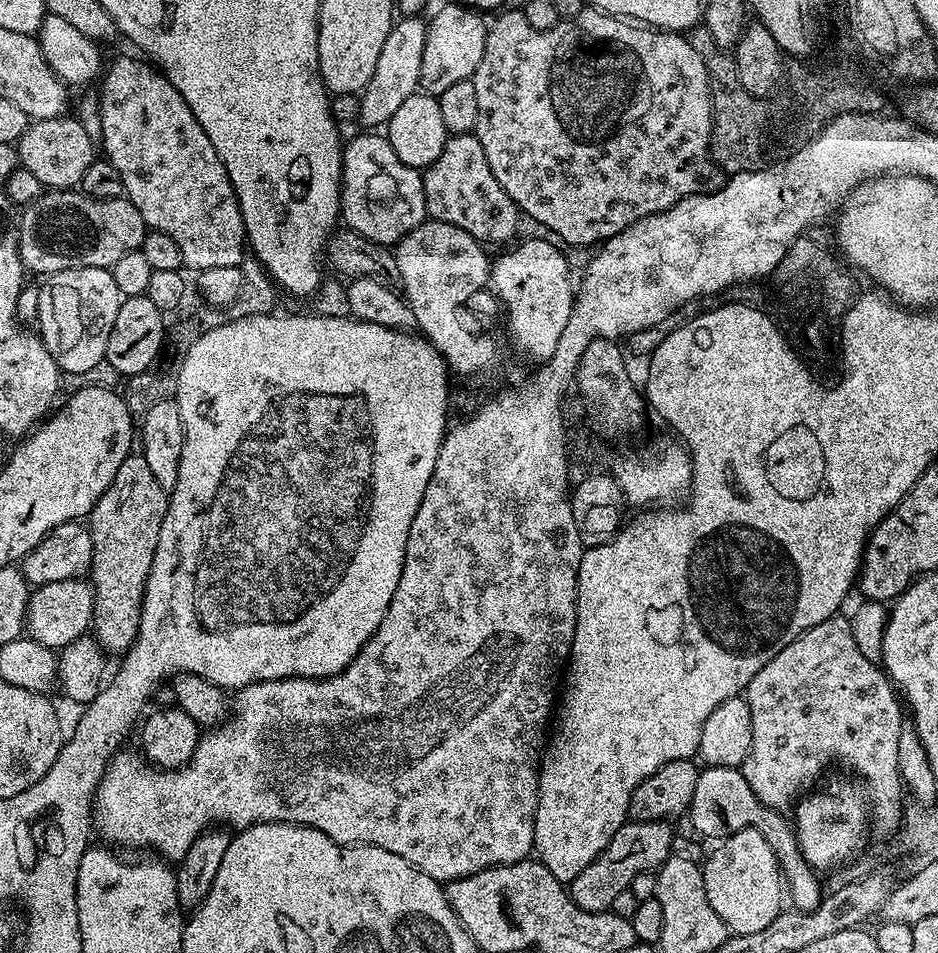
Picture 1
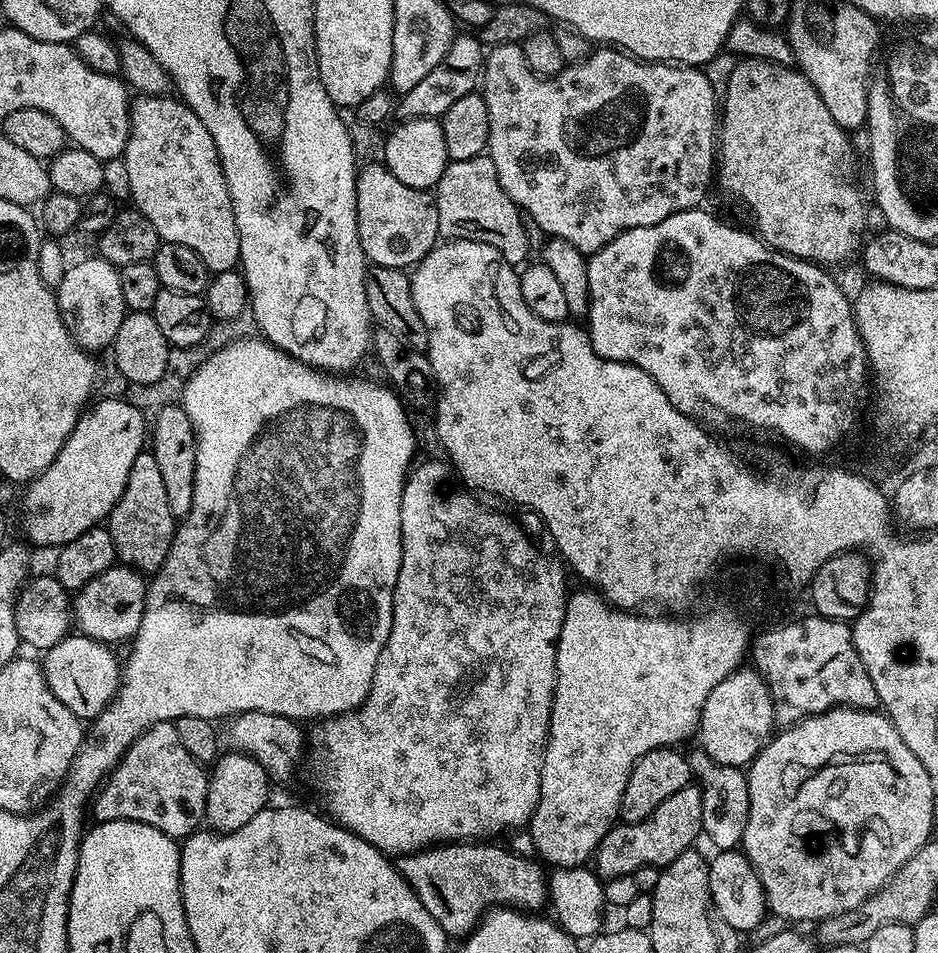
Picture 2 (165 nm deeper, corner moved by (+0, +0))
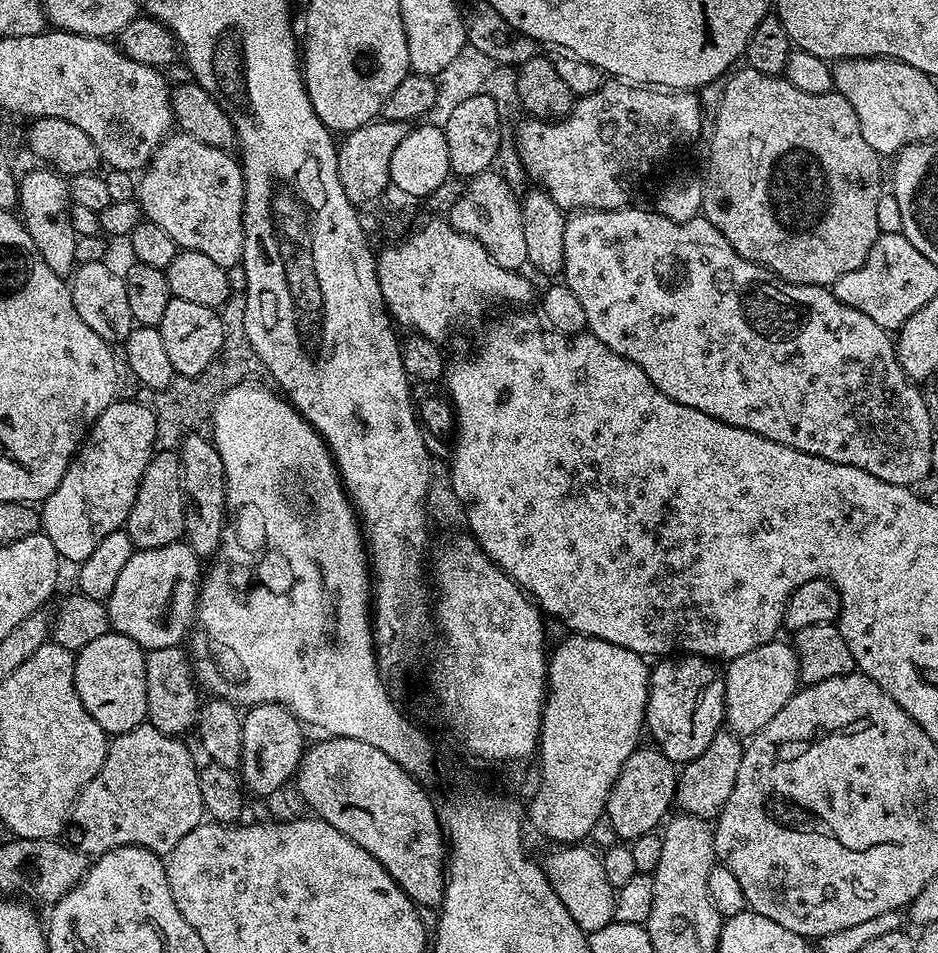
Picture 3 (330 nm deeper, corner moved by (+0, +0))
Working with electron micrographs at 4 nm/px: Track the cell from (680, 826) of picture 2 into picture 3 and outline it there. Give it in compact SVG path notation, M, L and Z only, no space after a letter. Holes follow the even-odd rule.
M719 731L702 754L683 765L676 781L675 807L707 821L719 816L730 798L730 790L734 790L734 782L738 782L738 766L742 766L744 749L741 737L735 732Z

